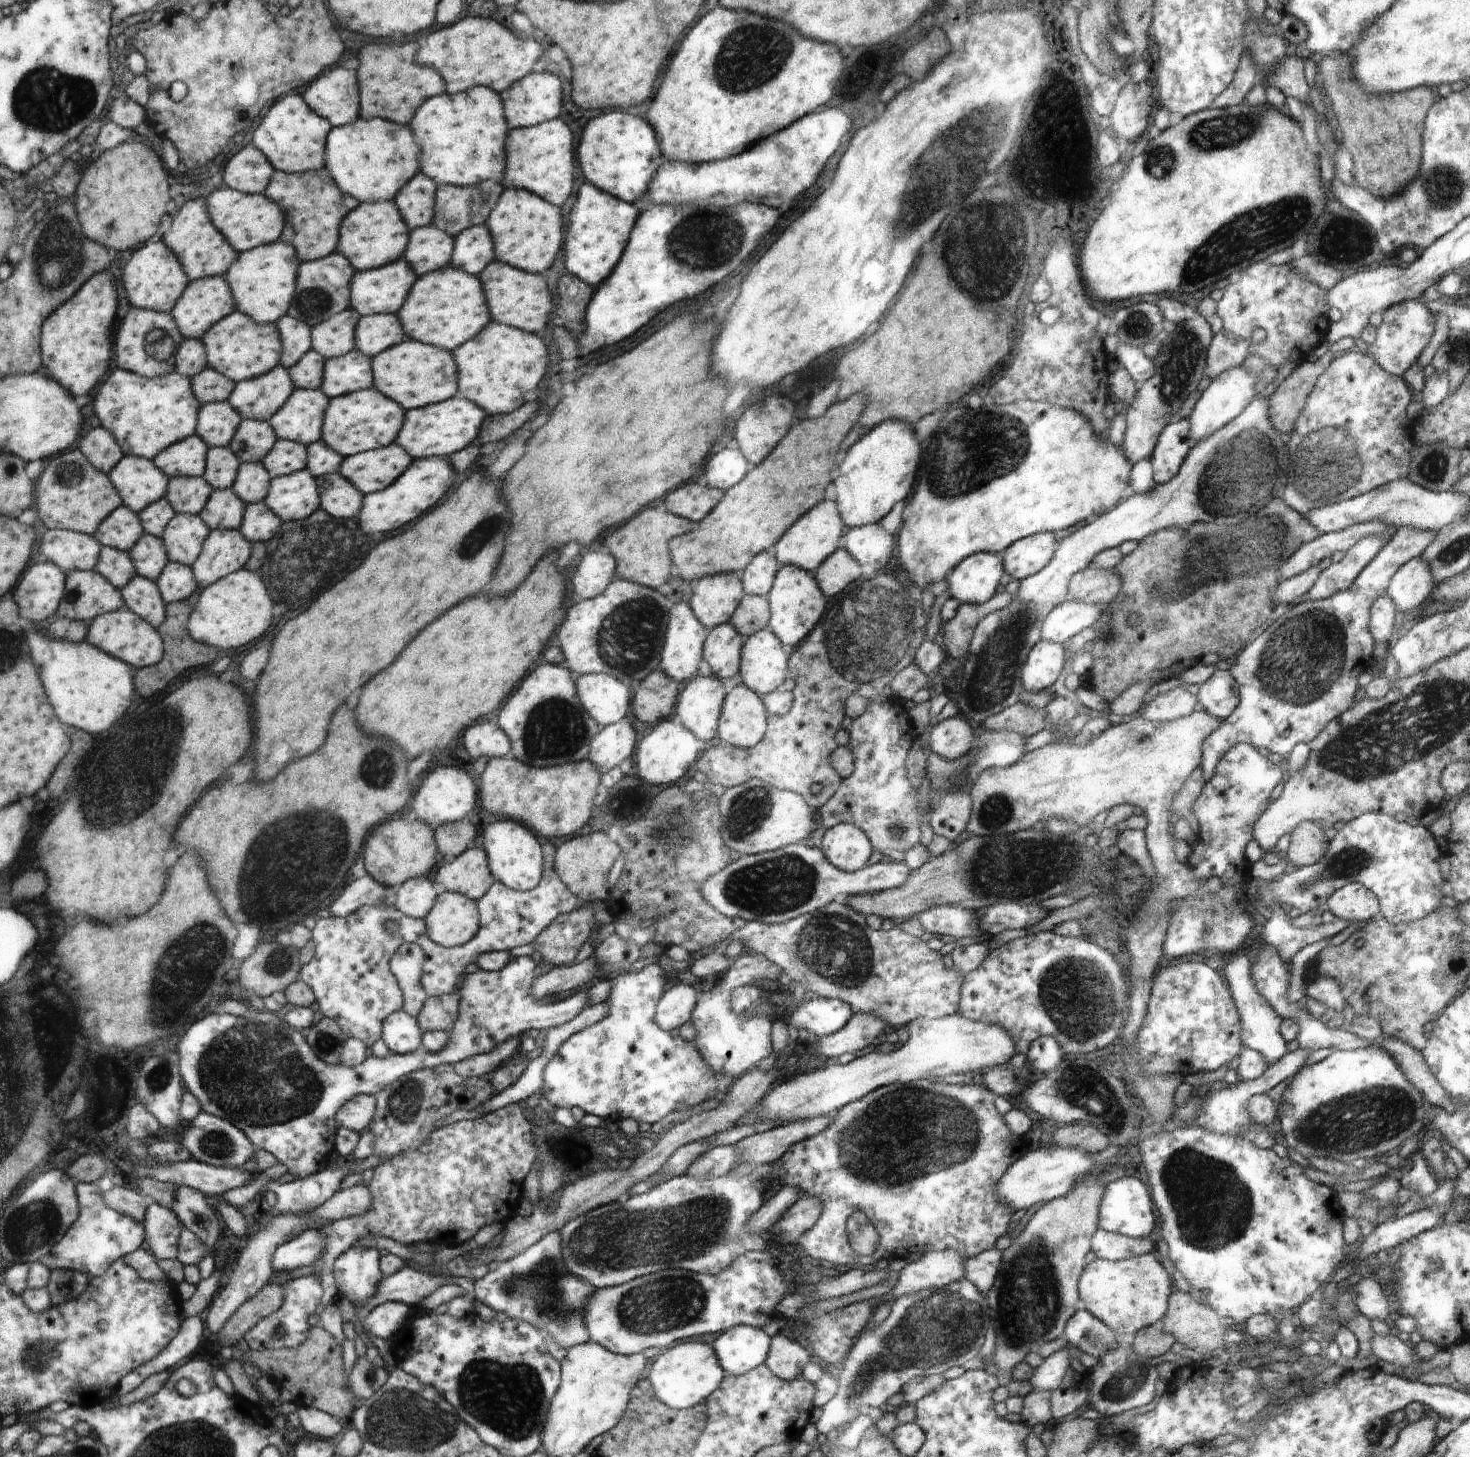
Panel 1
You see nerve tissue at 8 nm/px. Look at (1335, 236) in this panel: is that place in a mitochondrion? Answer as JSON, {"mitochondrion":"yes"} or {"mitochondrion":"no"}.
{"mitochondrion":"yes"}

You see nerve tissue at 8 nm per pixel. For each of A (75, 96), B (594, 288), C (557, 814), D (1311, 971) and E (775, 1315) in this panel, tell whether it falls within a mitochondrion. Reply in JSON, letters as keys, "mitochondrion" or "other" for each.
{"A":"mitochondrion","B":"other","C":"mitochondrion","D":"other","E":"other"}

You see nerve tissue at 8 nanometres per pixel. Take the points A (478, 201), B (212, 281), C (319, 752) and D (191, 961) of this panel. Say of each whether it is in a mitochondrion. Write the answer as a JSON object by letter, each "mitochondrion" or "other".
{"A":"mitochondrion","B":"other","C":"other","D":"mitochondrion"}

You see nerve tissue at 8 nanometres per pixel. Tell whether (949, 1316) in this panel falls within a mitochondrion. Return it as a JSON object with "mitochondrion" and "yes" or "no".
{"mitochondrion":"yes"}

